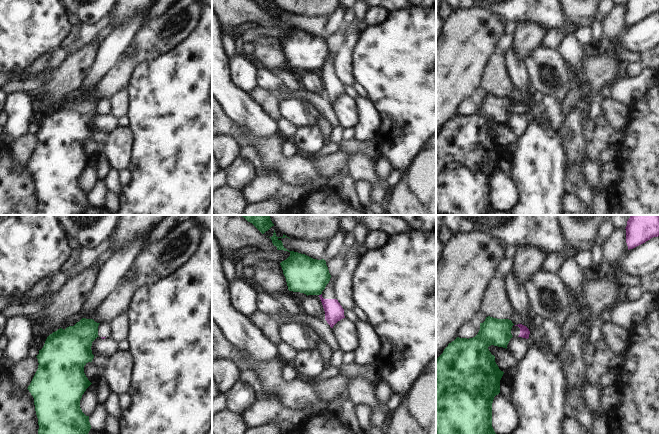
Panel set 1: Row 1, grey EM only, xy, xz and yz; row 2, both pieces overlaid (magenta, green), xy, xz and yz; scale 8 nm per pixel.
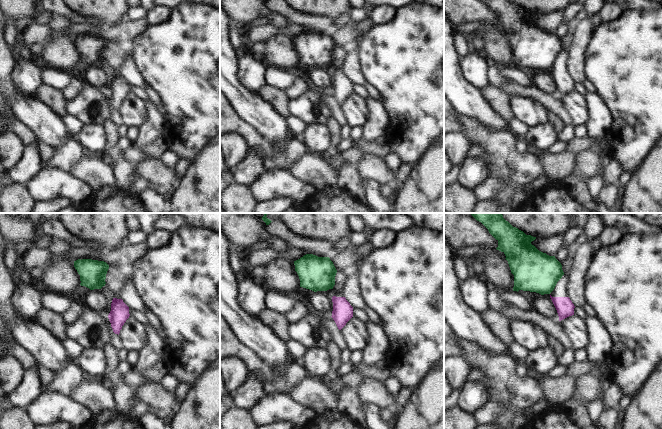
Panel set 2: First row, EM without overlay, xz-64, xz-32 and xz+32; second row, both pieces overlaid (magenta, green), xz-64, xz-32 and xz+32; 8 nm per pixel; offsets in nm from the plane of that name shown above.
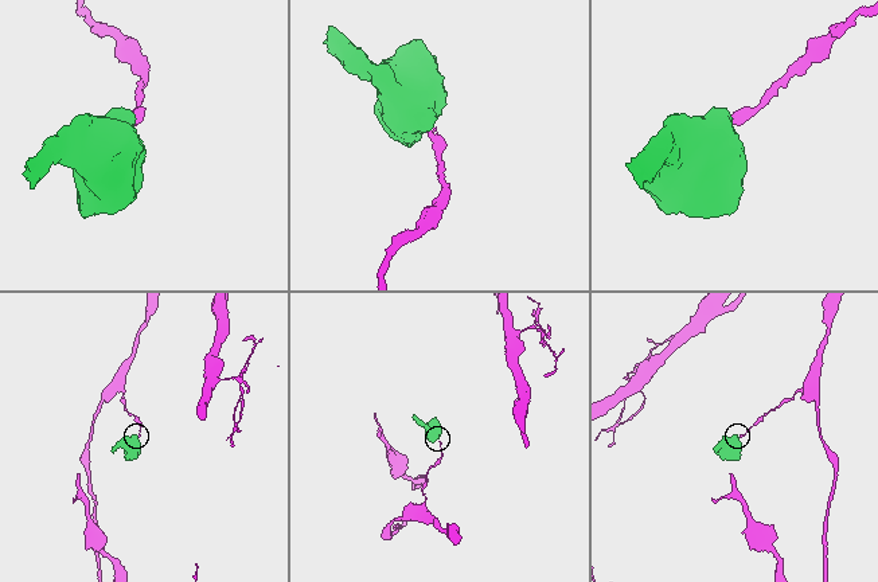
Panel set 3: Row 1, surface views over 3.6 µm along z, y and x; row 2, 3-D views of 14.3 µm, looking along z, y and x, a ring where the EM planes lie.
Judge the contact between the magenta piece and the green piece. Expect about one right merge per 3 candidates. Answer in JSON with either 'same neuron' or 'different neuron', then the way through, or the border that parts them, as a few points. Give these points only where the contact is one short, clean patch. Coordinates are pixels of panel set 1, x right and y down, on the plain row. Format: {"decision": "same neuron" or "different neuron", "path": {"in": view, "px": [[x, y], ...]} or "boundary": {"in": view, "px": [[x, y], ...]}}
{"decision": "different neuron", "boundary": {"in": "xz", "px": [[321, 69], [319, 71]]}}

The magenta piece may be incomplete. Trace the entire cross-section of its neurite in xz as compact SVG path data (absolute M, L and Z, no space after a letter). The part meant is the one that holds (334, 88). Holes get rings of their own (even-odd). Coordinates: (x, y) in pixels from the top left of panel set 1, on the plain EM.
M329 58L319 71L325 87L325 96L331 104L345 94L344 85L337 76L336 59Z

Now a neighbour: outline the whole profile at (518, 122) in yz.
M513 112L507 121L507 125L520 137L524 134L529 121L528 115Z

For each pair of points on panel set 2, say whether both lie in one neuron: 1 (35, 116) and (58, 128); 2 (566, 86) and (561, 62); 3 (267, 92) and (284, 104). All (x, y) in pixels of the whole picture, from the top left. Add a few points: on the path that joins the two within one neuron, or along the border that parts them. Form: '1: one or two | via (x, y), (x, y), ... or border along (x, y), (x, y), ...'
1: one | via (41, 118), (52, 128)
2: one | via (563, 80), (561, 68)
3: one | via (271, 94), (280, 100)

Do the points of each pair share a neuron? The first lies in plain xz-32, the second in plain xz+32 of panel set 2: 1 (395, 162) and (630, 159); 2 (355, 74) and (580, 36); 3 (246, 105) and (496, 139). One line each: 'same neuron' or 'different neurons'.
1: different neurons
2: same neuron
3: different neurons

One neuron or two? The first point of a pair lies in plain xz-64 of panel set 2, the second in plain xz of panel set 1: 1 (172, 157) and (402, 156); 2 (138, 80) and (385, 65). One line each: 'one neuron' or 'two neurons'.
1: two neurons
2: two neurons

